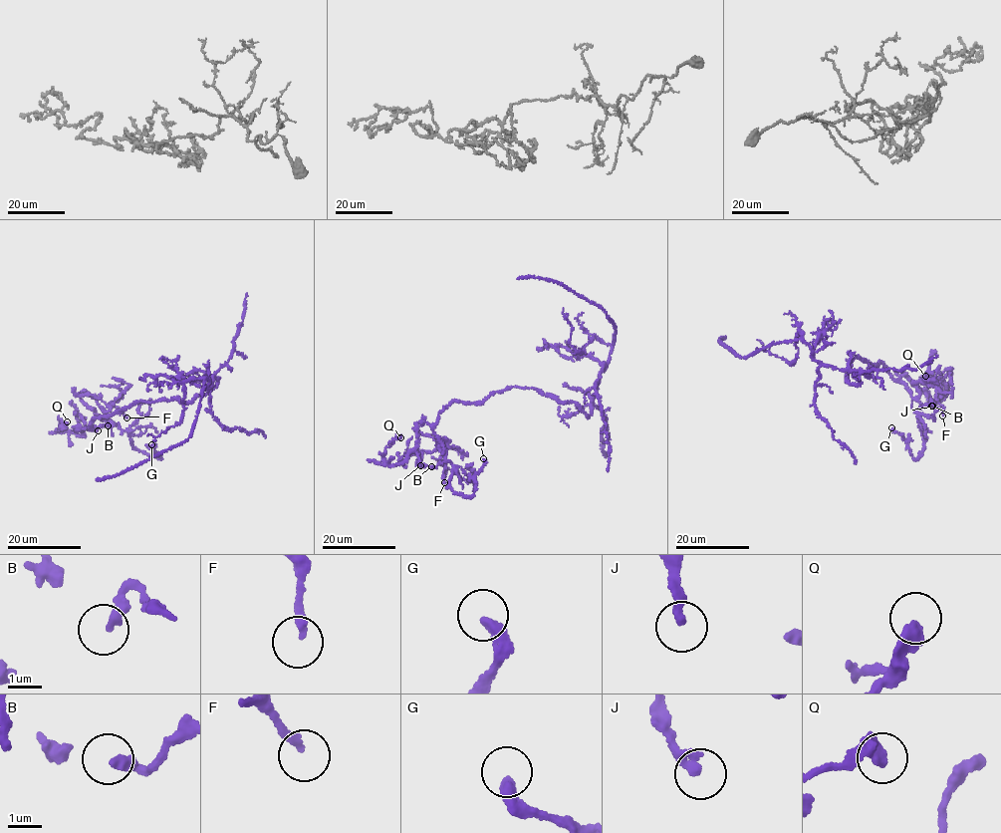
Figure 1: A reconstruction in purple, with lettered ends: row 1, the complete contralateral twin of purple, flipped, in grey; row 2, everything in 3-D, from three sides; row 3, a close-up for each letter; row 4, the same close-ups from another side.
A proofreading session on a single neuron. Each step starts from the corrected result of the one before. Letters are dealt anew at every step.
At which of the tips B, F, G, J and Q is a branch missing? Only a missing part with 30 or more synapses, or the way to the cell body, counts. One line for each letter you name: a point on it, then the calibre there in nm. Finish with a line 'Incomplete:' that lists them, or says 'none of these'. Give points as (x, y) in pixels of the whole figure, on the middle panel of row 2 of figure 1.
Incomplete: none of these

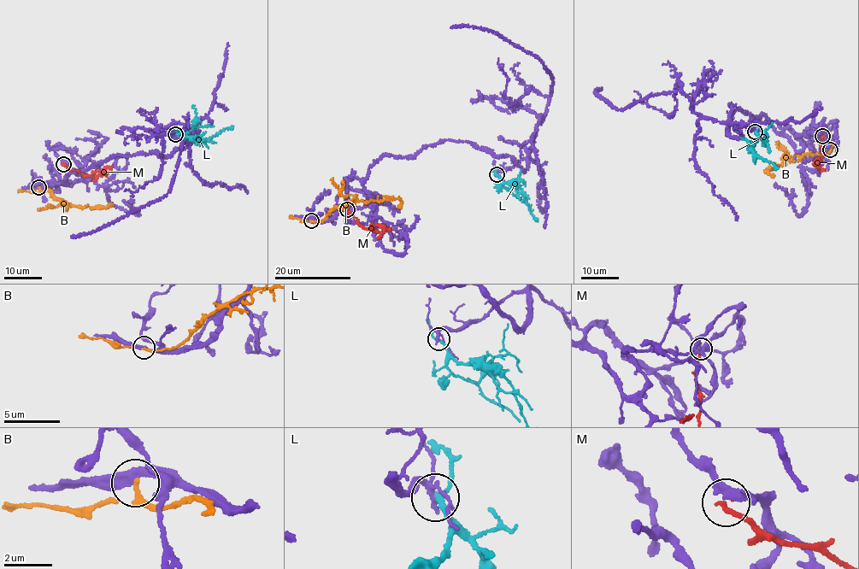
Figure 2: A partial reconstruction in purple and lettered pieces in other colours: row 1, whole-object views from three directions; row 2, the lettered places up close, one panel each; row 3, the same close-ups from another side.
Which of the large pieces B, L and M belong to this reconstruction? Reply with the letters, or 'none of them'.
none of them

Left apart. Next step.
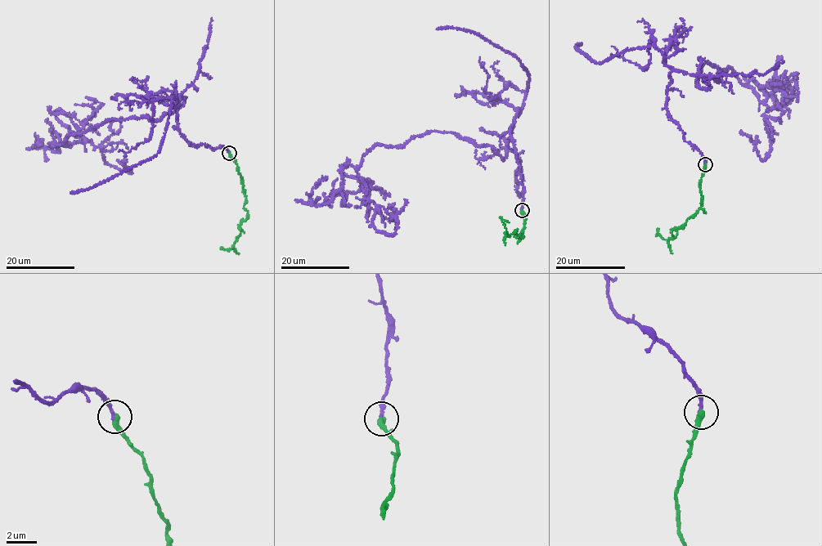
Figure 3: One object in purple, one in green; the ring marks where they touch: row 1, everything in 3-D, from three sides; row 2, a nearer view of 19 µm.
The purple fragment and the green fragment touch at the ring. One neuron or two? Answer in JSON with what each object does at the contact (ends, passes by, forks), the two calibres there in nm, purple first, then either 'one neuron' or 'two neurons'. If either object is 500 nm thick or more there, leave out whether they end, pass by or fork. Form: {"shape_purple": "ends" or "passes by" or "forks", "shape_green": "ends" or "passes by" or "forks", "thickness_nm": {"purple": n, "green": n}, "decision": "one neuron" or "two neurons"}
{"shape_purple": "ends", "shape_green": "ends", "thickness_nm": {"purple": 220, "green": 400}, "decision": "one neuron"}

